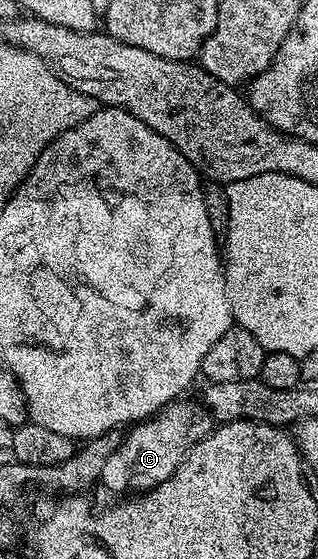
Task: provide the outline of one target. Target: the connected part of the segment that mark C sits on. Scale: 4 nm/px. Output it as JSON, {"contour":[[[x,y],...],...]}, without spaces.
{"contour":[[[176,399],[148,417],[146,421],[132,424],[126,430],[123,442],[117,447],[109,460],[105,462],[105,471],[101,471],[99,481],[111,493],[119,495],[138,495],[157,487],[173,475],[173,471],[185,459],[185,455],[201,439],[211,434],[213,417],[206,405],[198,400]]]}

